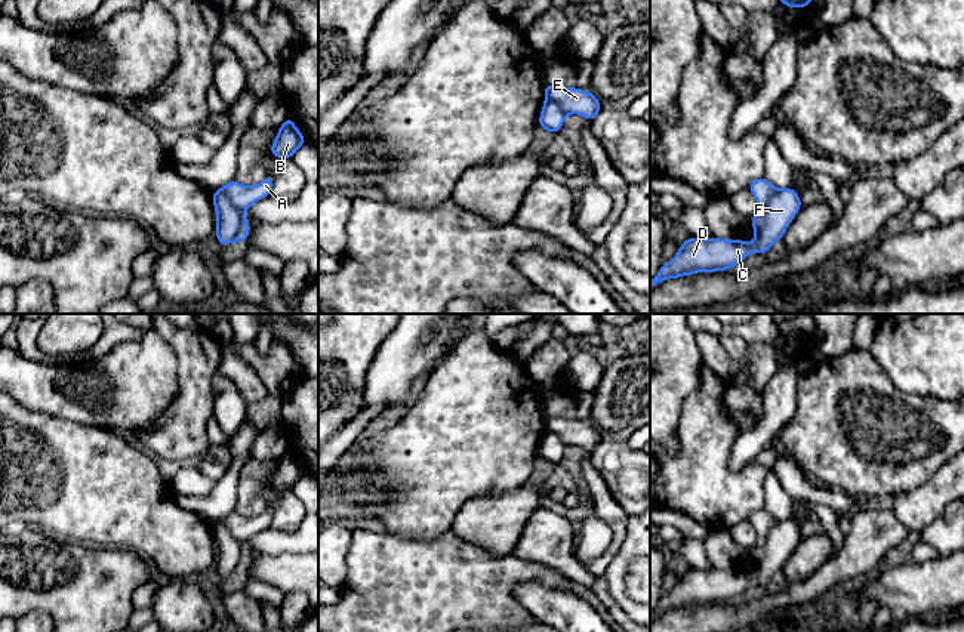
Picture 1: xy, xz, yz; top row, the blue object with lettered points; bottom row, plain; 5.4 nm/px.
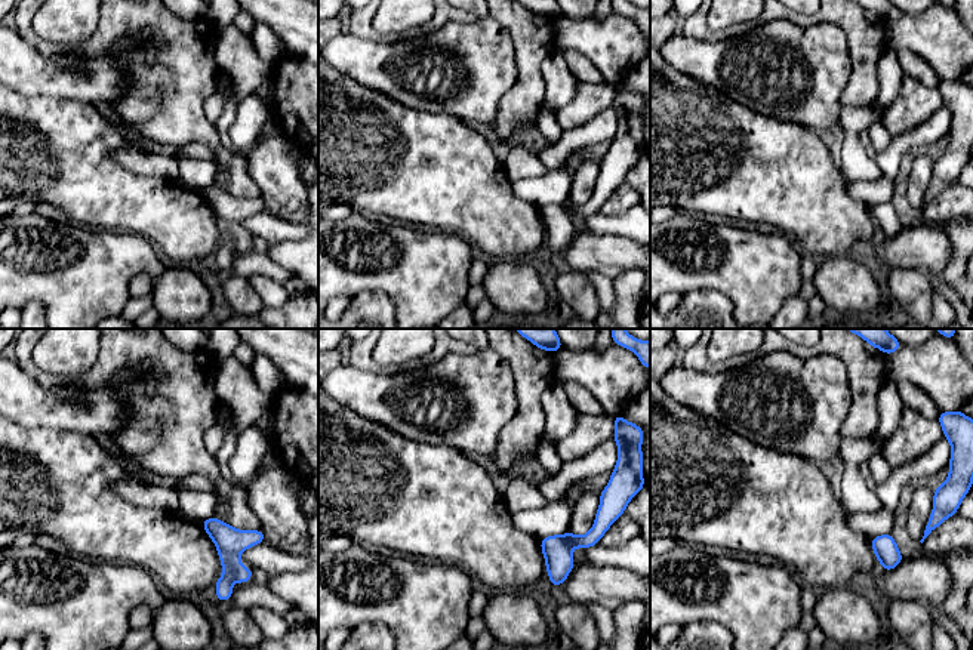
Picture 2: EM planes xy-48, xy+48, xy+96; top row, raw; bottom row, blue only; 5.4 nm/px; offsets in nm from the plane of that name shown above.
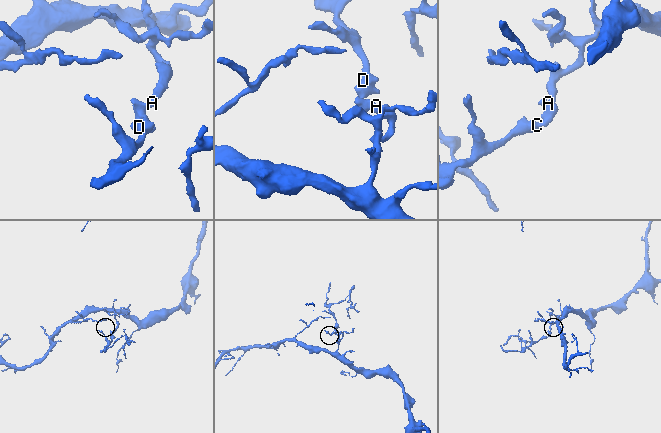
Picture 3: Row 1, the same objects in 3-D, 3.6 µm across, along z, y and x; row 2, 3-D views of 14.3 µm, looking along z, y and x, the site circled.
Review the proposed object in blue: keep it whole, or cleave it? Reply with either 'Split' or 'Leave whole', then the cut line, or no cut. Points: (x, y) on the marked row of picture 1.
Split. Split along yz (776, 188), (767, 204), (764, 222), (757, 231)

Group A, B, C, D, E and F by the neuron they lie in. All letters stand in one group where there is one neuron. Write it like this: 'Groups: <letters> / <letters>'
Groups: A B E / C D F

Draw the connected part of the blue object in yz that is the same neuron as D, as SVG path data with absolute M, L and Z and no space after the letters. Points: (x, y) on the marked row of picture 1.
M791 186L776 189L767 204L764 223L752 243L718 237L686 238L675 256L668 263L662 263L657 275L650 281L650 290L669 278L696 272L729 271L752 252L766 255L774 241L783 238L801 206L800 194Z

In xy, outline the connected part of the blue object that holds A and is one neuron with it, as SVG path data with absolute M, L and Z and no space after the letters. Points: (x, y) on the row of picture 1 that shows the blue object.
M267 173L262 182L252 186L232 181L221 186L219 189L224 191L230 201L244 213L252 204L271 195L272 176Z

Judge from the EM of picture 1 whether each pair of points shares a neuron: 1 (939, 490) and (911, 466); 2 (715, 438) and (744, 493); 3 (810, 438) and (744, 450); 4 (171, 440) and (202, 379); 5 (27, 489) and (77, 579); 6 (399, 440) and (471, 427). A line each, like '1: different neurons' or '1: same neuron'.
1: different neurons
2: same neuron
3: different neurons
4: same neuron
5: different neurons
6: same neuron

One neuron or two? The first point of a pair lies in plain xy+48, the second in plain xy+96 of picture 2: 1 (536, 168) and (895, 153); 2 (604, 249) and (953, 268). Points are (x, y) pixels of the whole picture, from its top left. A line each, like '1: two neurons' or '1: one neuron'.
1: two neurons
2: two neurons

